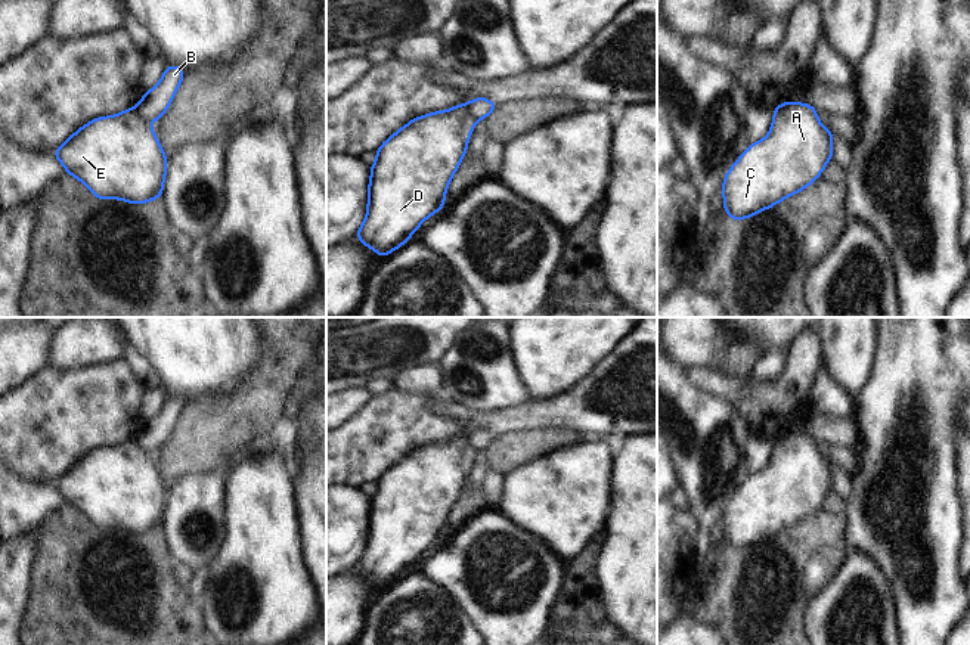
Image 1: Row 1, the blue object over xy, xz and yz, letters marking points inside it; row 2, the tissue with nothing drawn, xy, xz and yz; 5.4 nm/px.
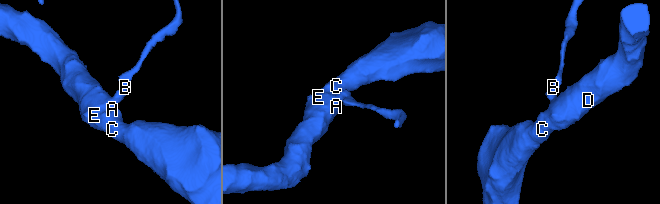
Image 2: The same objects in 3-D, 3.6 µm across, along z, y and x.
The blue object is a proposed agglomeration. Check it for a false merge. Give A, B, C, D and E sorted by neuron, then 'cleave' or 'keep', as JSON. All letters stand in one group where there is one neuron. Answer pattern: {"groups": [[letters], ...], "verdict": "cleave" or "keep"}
{"groups": [["A", "C", "D", "E"], ["B"]], "verdict": "cleave"}

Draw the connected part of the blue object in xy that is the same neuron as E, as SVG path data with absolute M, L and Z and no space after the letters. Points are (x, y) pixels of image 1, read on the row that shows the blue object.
M136 108L92 120L52 155L97 199L145 204L161 198L167 156Z

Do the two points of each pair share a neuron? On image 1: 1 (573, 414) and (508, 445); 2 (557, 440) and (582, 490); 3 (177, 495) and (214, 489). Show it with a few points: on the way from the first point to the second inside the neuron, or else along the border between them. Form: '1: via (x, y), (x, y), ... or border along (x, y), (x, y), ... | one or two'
1: border along (576, 430), (520, 428), (507, 433) | two
2: border along (585, 440), (527, 461) | two
3: via (186, 495), (201, 495), (205, 490) | one

